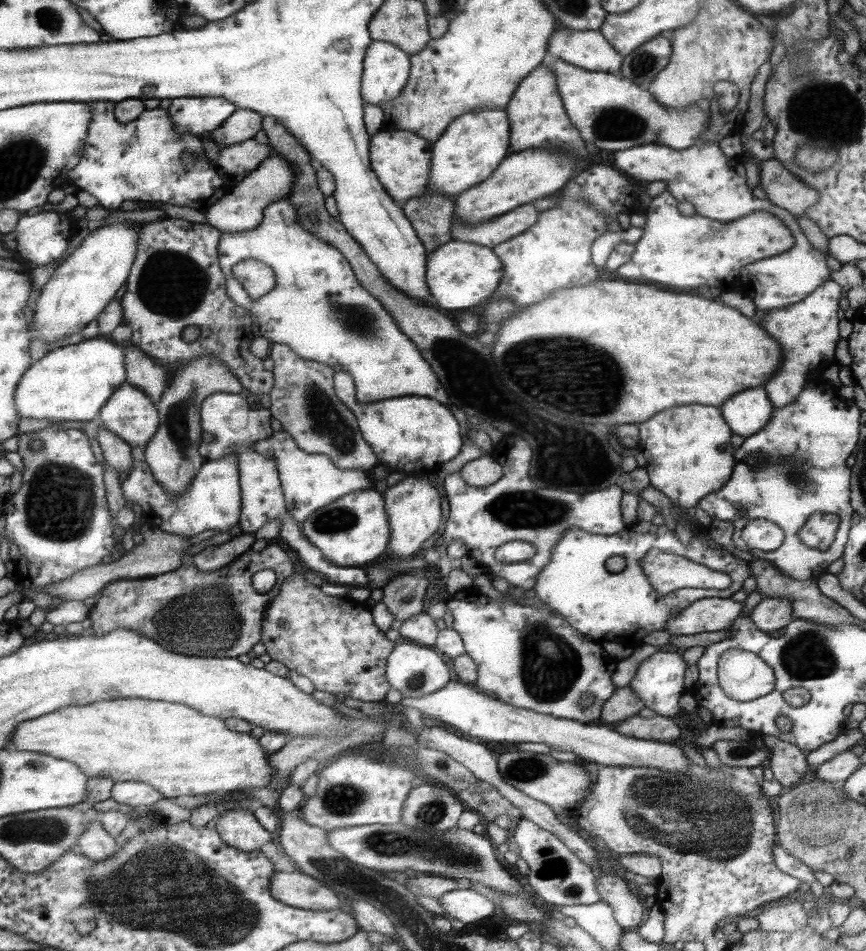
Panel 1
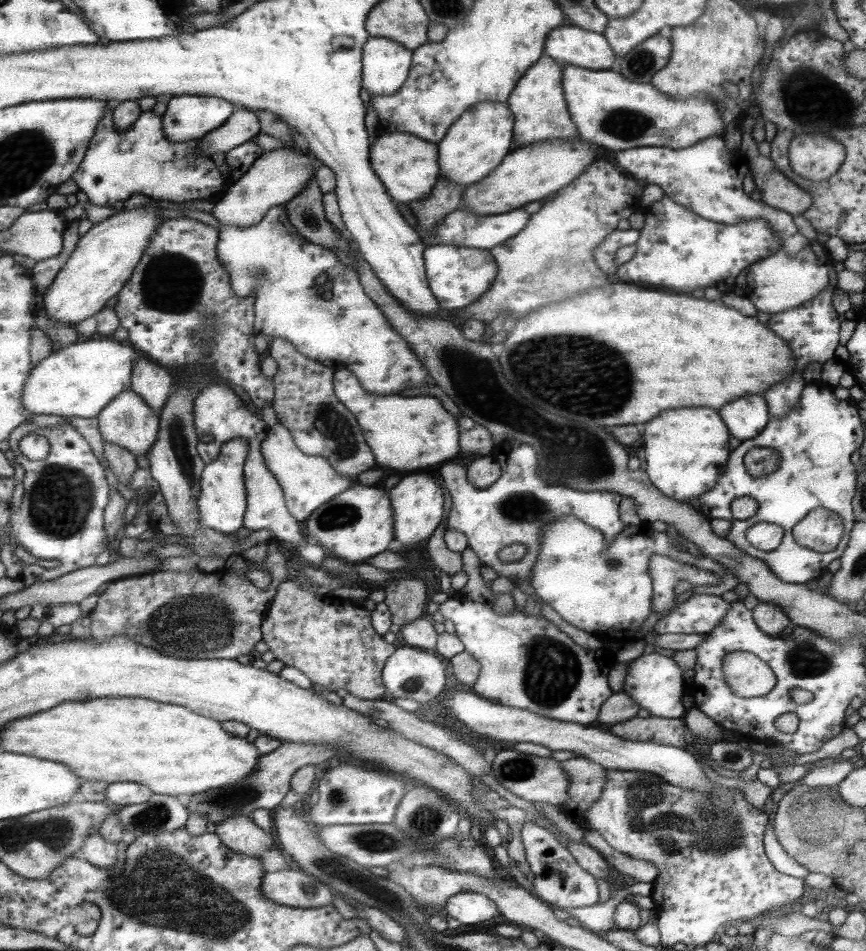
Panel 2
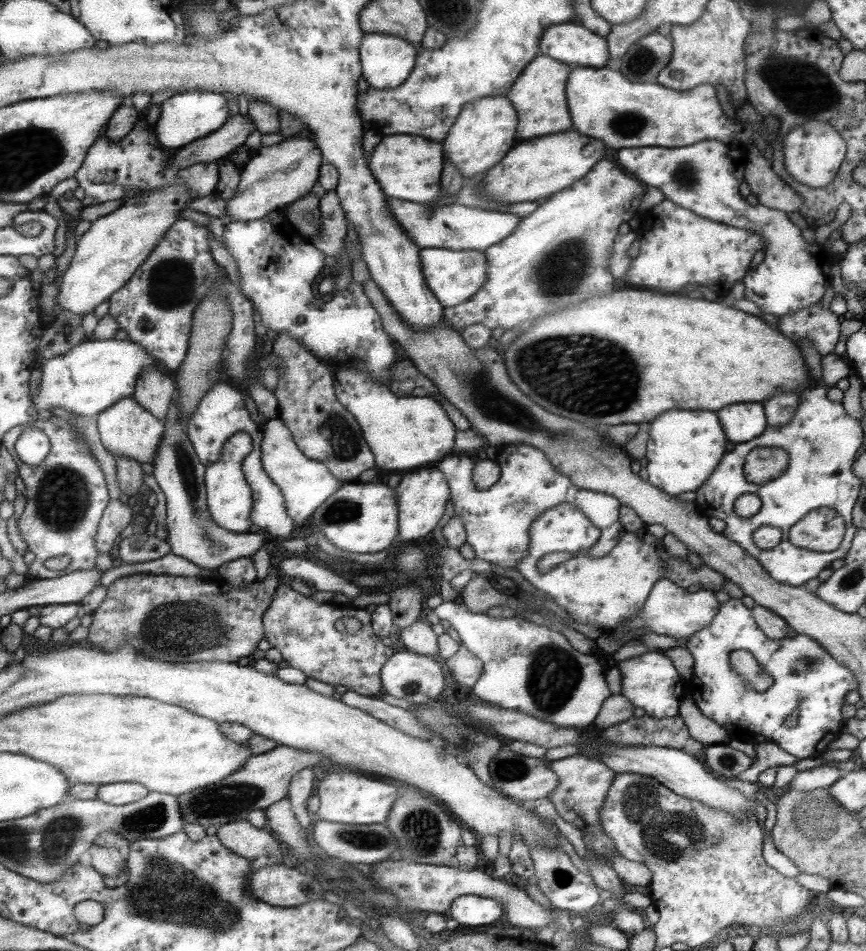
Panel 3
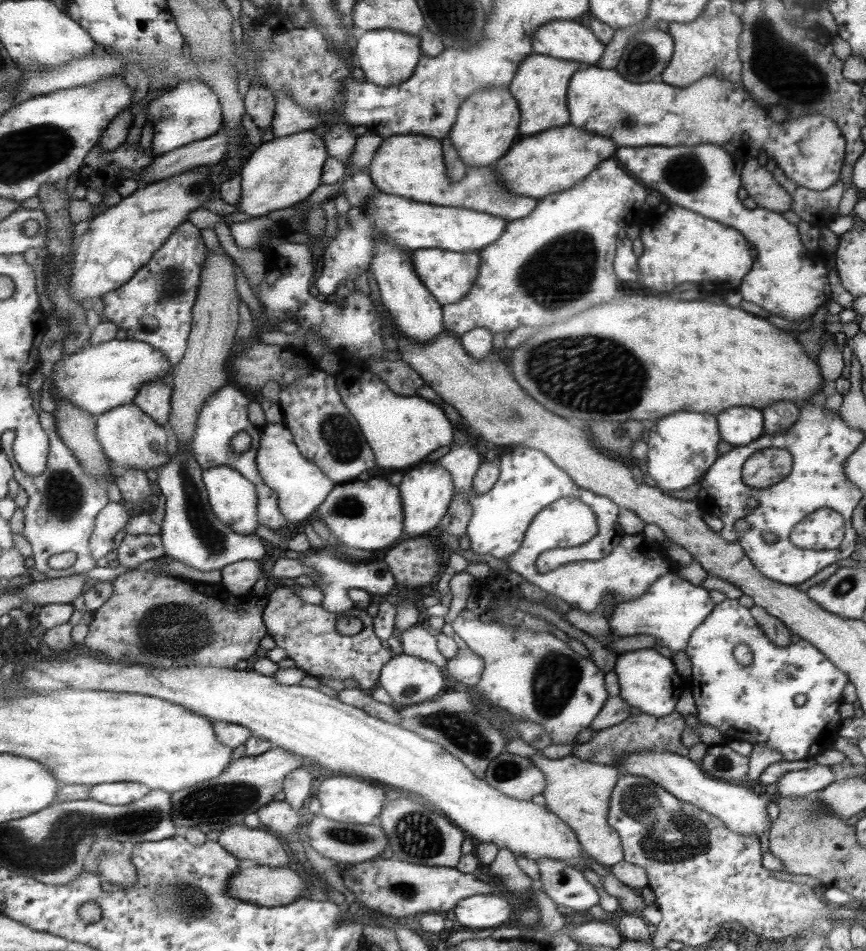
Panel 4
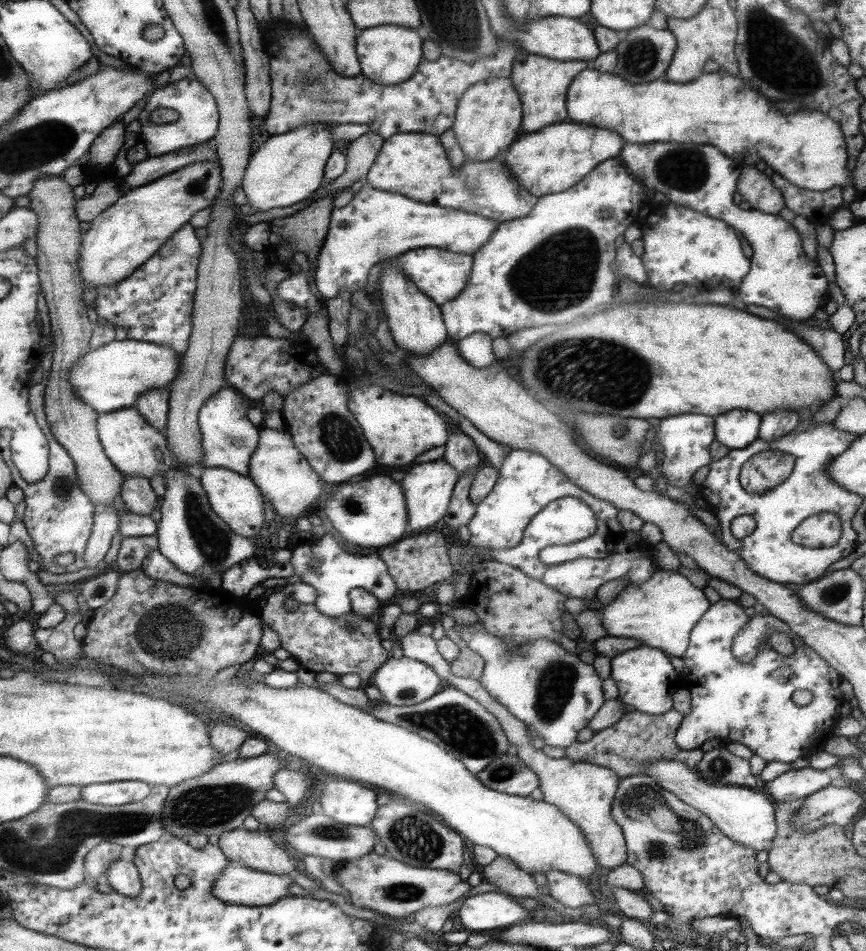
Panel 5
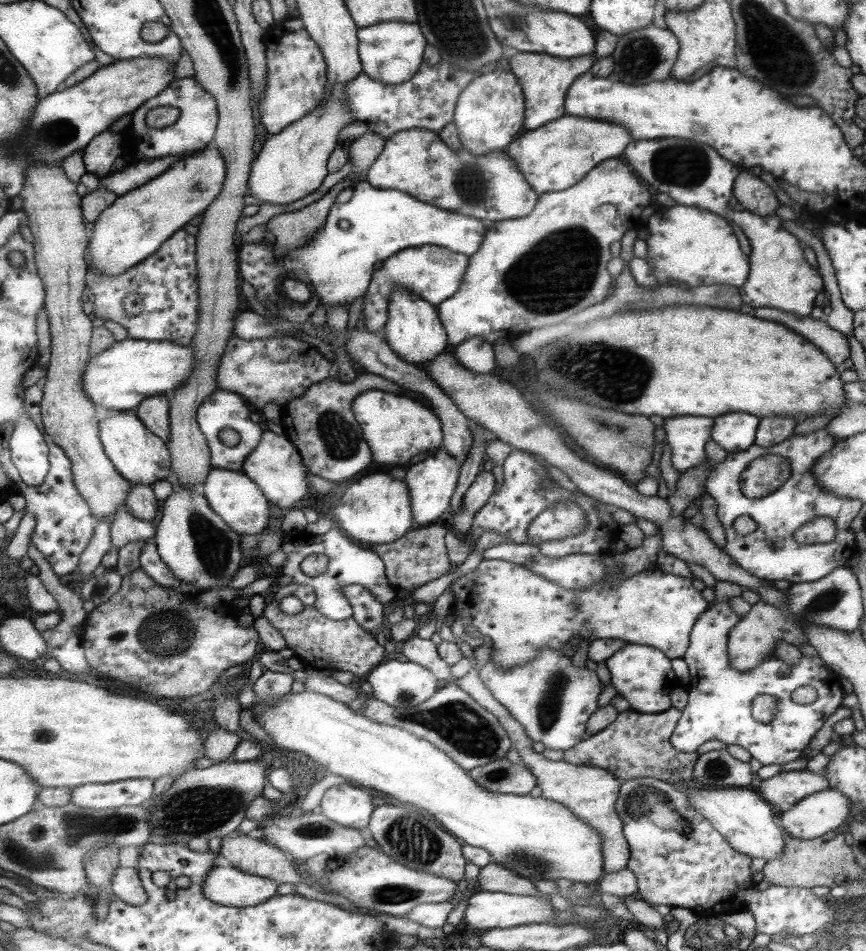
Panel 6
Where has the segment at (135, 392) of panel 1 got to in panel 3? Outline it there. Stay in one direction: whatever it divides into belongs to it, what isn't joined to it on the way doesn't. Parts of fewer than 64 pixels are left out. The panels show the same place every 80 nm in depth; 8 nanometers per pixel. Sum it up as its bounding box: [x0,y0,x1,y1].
[97,396,166,464]

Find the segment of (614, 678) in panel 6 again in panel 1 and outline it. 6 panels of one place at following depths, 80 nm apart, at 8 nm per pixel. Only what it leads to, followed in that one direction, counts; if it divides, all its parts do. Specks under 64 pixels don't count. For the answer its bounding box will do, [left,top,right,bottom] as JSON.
[628,650,685,720]

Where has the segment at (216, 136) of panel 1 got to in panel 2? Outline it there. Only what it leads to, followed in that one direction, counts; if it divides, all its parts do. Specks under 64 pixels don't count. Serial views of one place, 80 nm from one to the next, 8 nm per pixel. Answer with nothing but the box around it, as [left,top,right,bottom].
[199,107,261,157]

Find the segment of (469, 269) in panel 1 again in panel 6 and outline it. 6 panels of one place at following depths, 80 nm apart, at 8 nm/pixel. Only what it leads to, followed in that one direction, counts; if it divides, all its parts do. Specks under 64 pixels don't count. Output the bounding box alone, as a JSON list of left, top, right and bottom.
[361,245,469,333]

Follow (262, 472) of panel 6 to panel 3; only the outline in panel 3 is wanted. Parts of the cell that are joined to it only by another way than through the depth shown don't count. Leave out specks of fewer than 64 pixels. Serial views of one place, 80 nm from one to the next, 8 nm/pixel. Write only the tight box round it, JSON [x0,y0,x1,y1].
[262,419,341,522]

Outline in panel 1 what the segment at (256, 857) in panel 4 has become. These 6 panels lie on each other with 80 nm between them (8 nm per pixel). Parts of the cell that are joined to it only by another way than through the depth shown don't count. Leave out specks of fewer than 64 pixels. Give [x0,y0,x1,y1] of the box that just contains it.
[217,810,273,852]

